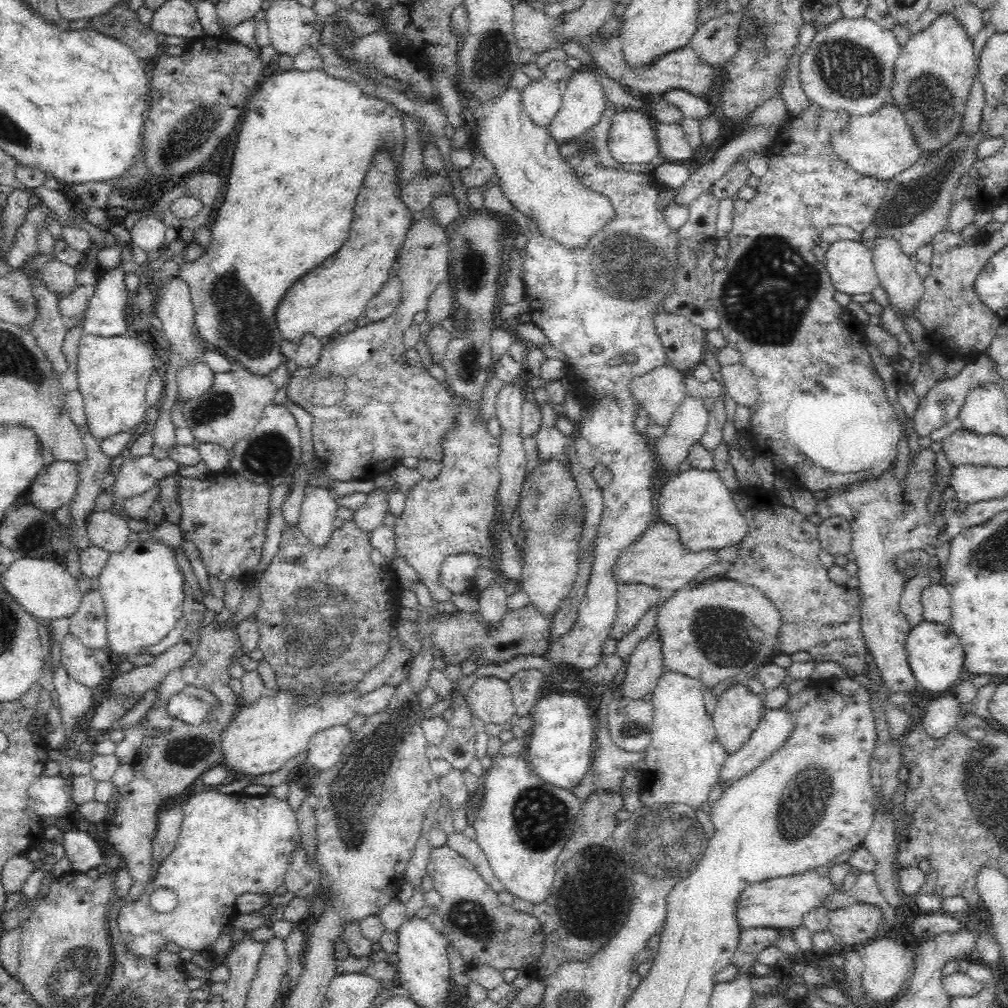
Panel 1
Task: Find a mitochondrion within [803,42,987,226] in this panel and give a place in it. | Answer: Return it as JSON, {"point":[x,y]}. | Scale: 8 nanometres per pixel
{"point":[930,98]}

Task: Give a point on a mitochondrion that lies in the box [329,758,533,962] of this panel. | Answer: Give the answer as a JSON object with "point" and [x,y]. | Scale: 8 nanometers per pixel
{"point":[472,920]}

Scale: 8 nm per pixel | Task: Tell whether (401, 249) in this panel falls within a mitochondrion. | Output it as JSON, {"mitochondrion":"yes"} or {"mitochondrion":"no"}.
{"mitochondrion":"no"}

